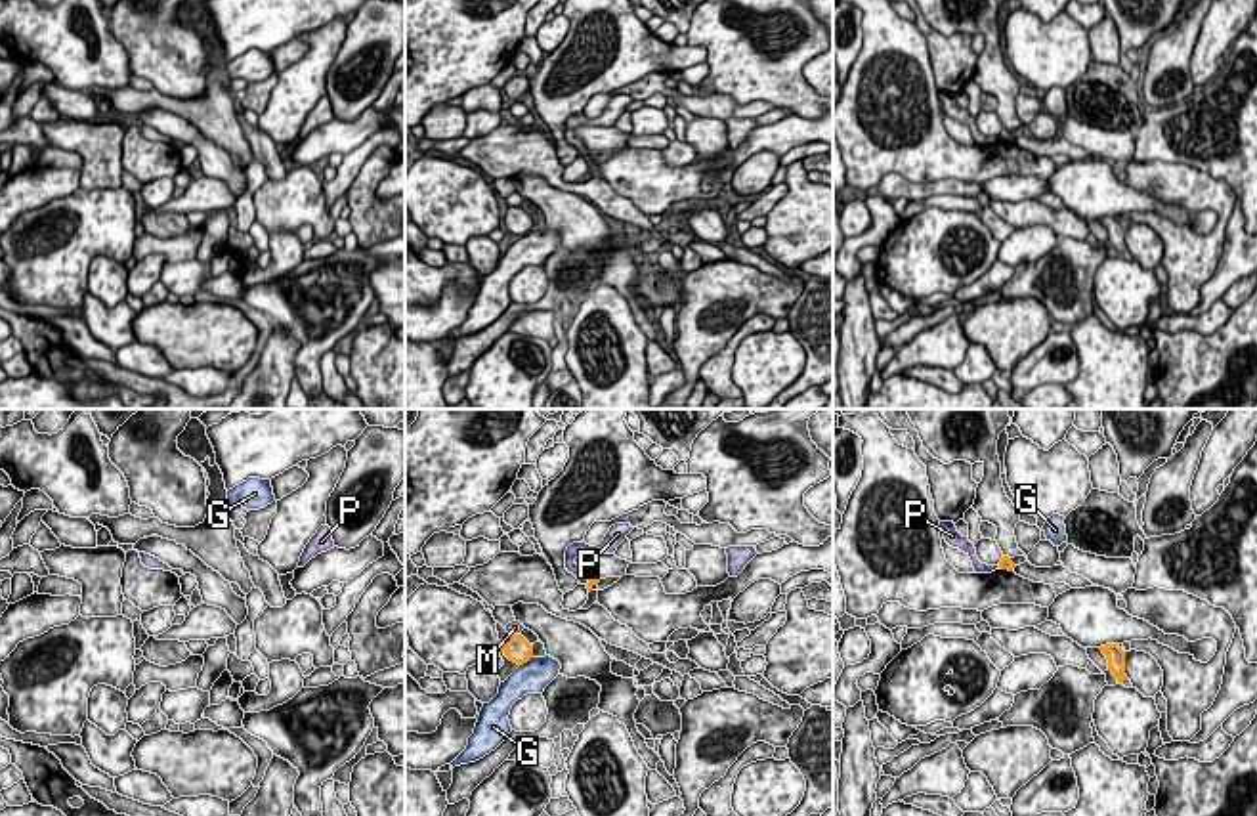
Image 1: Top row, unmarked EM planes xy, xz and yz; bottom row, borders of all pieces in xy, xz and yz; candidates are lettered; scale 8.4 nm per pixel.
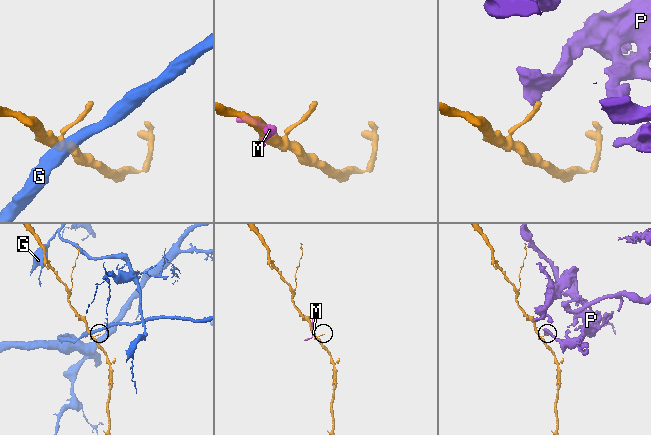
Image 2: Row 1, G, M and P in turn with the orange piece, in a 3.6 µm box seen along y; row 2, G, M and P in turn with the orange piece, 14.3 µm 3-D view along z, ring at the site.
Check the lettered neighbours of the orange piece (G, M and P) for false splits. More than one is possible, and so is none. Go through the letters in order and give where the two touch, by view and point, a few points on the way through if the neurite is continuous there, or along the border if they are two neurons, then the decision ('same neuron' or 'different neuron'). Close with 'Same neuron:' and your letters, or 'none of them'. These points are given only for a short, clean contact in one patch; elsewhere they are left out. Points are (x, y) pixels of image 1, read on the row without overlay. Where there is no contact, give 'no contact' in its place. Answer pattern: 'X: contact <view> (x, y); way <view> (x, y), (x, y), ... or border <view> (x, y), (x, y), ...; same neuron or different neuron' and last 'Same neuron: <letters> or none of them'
G: contact xz (526, 234); border xz (532, 228), (520, 237); different neuron
M: contact xz (514, 207); different neuron
P: contact xz (589, 155); border xz (589, 151), (587, 157); different neuron
Same neuron: none of them

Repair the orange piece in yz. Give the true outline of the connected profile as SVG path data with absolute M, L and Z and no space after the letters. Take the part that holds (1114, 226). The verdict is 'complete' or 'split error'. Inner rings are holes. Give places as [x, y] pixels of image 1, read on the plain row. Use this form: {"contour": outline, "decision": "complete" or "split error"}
{"contour": "M1106 216L1106 218L1100 218L1100 222L1108 231L1108 243L1121 256L1127 250L1127 247L1125 247L1125 224L1118 216Z", "decision": "complete"}

